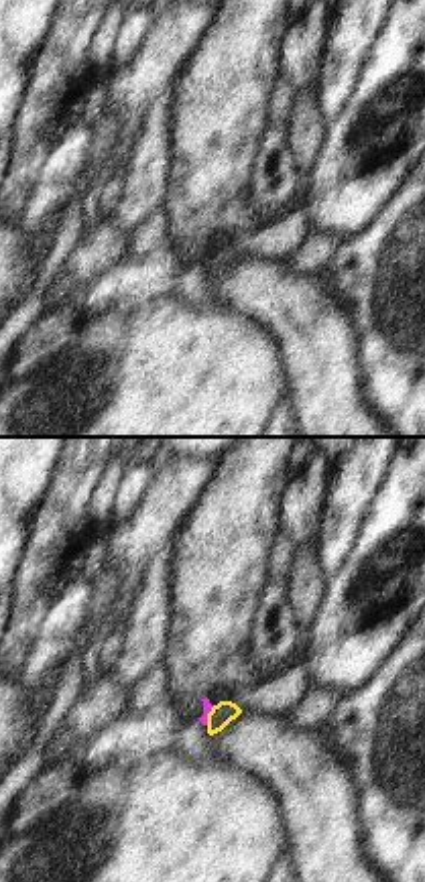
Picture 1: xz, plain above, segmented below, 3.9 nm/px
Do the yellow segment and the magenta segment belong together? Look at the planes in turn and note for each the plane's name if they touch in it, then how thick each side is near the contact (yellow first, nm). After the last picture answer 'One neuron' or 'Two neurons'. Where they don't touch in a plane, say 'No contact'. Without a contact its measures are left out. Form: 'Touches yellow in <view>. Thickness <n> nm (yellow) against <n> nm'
Touches yellow in xz. Thickness 90 nm (yellow) against 40 nm

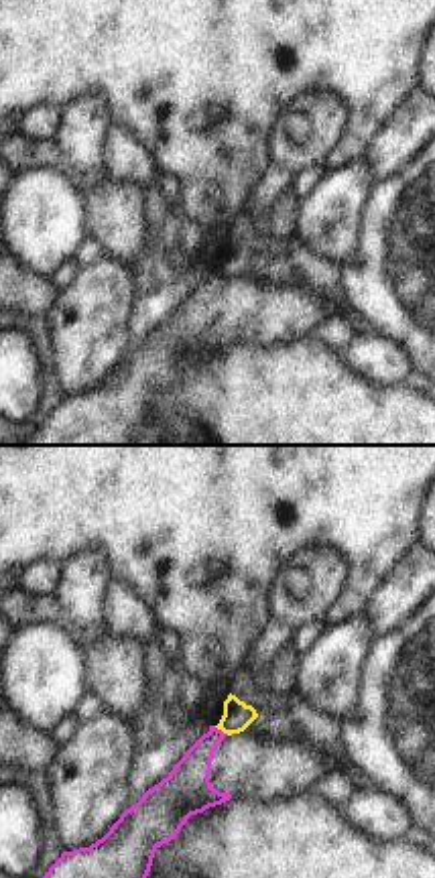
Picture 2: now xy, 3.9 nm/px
Touches yellow in xy. Thickness 110 nm (yellow) against 170 nm

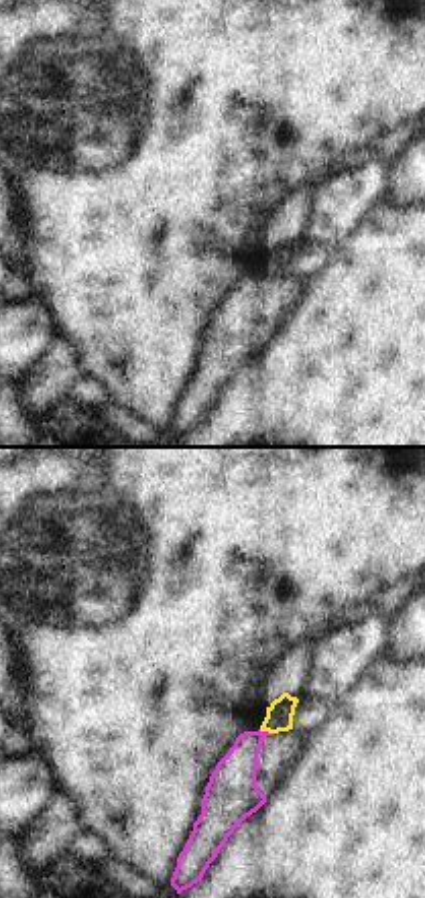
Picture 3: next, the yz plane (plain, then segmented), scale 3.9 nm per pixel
Touches yellow in yz. Thickness 110 nm (yellow) against 180 nm

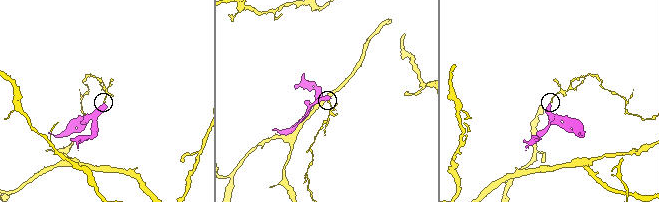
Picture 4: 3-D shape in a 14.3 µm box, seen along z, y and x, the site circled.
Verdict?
Two neurons

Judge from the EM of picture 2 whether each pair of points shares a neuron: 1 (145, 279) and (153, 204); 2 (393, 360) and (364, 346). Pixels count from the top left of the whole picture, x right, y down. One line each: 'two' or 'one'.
1: one
2: one

